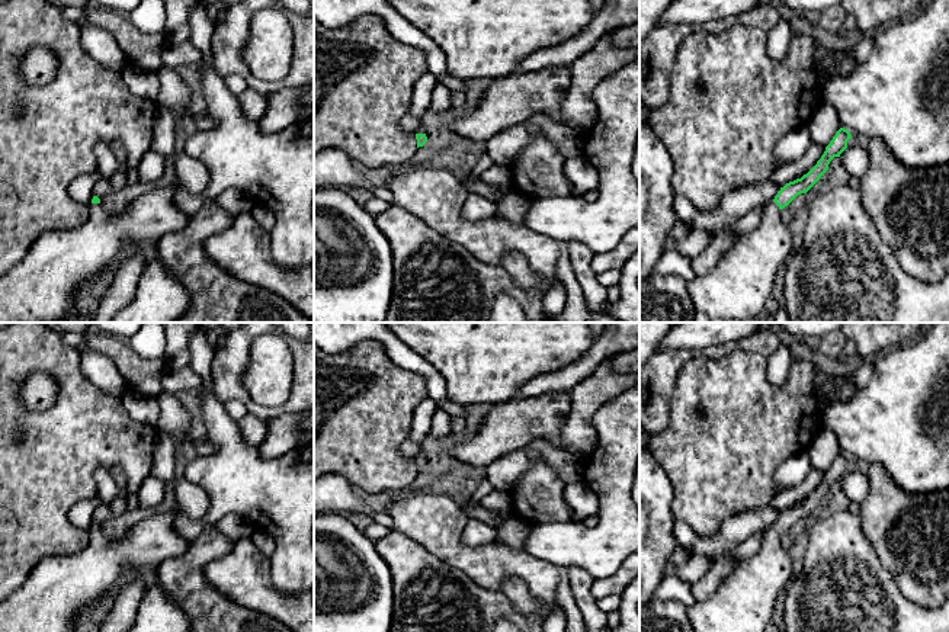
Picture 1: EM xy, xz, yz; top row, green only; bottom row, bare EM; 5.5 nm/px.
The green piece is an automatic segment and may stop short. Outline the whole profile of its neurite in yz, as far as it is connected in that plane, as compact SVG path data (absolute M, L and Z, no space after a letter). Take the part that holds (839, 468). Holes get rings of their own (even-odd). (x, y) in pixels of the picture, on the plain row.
M840 453L812 494L780 513L766 532L759 552L741 561L709 599L687 609L693 632L766 631L778 594L789 586L793 574L792 559L782 546L780 536L821 504L830 487L847 474L850 463L850 458Z

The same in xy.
M176 511L157 513L119 538L106 538L97 522L93 522L89 545L78 554L52 555L41 559L25 583L0 603L0 632L74 632L78 613L96 603L122 575L124 568L154 571L163 561L186 552L189 540L174 529Z

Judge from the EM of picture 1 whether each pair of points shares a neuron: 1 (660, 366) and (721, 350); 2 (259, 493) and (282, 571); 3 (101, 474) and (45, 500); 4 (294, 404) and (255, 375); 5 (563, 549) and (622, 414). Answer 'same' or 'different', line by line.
1: same
2: same
3: different
4: different
5: same

